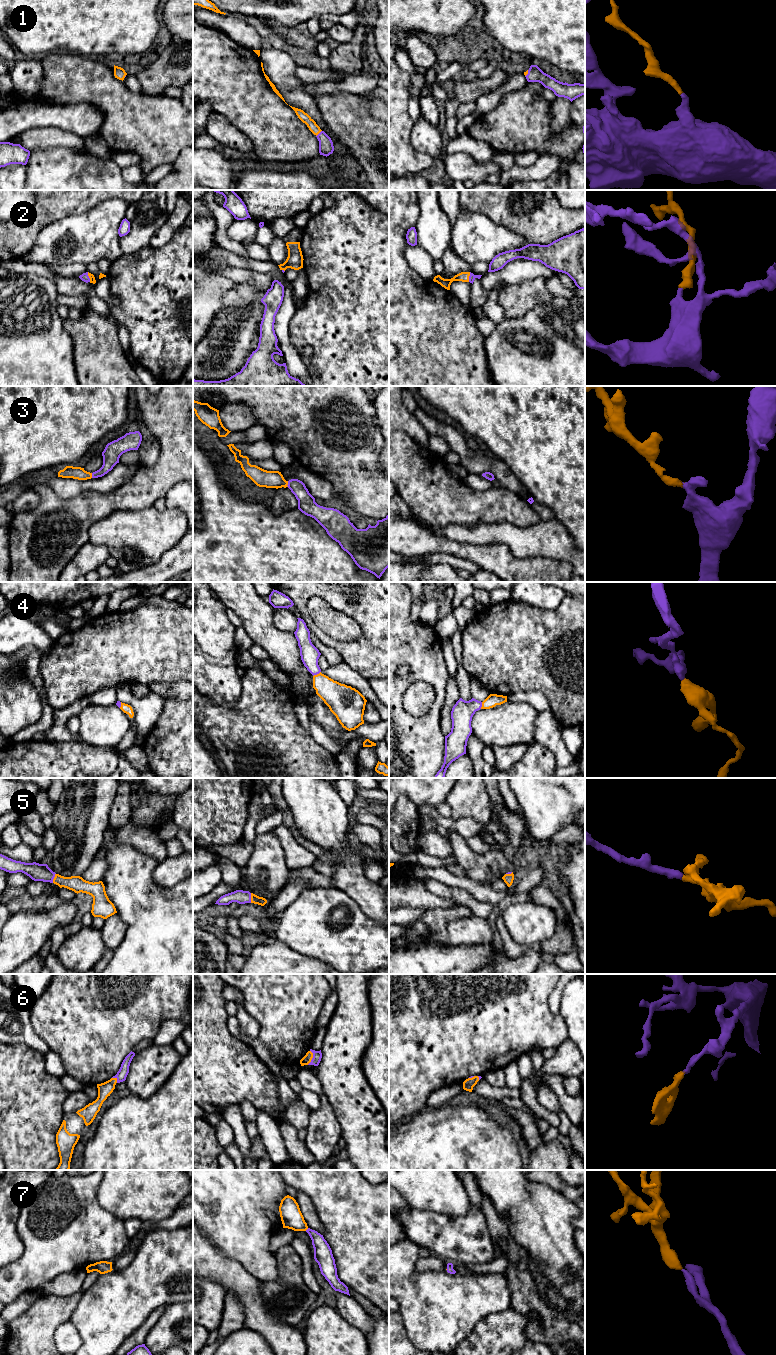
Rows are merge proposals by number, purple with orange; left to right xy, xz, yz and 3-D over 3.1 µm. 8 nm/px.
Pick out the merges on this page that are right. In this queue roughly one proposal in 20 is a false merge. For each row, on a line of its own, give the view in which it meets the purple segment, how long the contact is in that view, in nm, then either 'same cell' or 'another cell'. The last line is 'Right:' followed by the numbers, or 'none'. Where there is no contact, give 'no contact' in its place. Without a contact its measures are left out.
1: xz | 70 nm | same cell
2: yz | 80 nm | same cell
3: xz | 50 nm | same cell
4: xz | 80 nm | same cell
5: xz | 80 nm | same cell
6: xz | 120 nm | same cell
7: xz | 40 nm | same cell
Right: 1, 2, 3, 4, 5, 6, 7

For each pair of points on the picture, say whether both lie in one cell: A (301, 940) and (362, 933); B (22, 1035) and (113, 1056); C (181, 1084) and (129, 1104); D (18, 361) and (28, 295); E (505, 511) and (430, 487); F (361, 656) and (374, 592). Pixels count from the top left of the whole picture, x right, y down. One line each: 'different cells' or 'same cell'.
A: same cell
B: different cells
C: same cell
D: same cell
E: same cell
F: same cell

